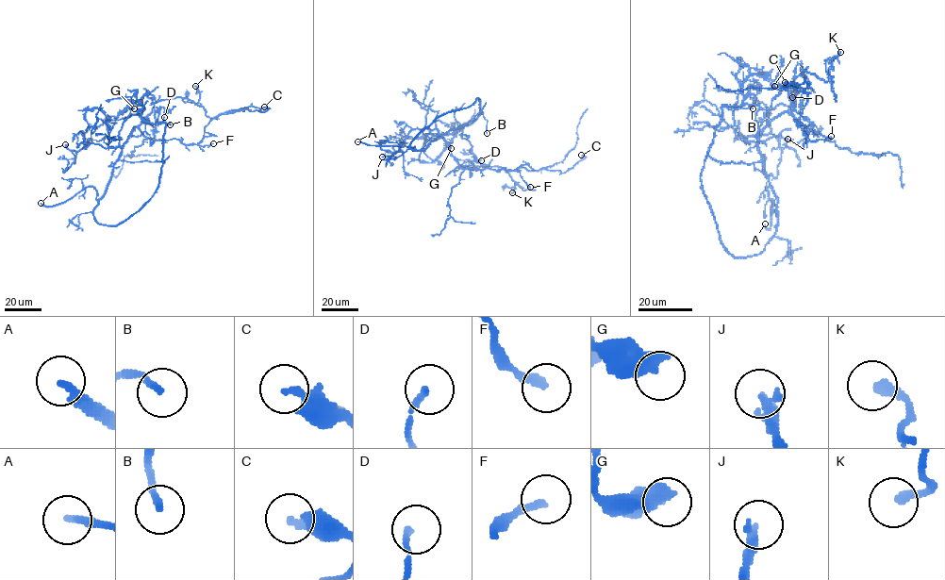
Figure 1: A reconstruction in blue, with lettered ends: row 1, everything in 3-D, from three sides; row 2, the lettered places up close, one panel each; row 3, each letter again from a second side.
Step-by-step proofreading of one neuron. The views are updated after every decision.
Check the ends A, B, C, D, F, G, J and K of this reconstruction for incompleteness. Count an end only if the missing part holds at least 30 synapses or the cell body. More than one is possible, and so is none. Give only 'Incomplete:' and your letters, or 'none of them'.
Incomplete: A, J

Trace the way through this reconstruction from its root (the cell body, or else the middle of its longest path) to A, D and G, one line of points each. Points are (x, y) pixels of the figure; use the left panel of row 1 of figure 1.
A: (96, 206), (96, 190), (91, 187), (87, 187), (64, 202), (52, 207), (41, 203)
D: (96, 206), (99, 223), (117, 225), (150, 199), (165, 124), (144, 122), (164, 117)
G: (96, 206), (99, 223), (117, 225), (157, 188), (165, 124), (145, 121), (140, 102), (134, 108)

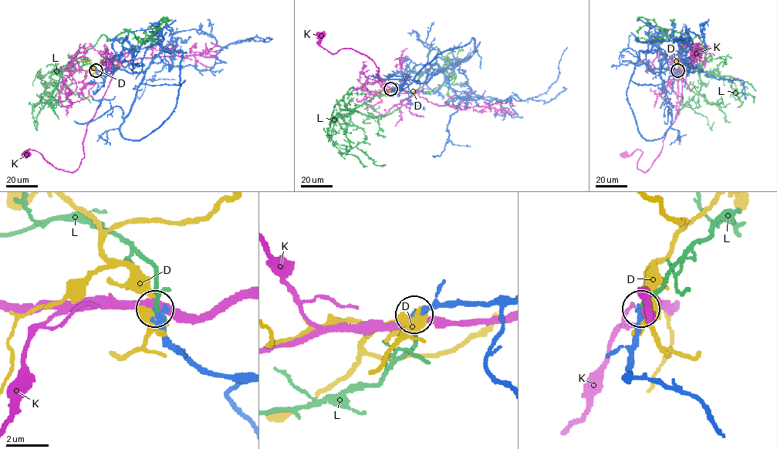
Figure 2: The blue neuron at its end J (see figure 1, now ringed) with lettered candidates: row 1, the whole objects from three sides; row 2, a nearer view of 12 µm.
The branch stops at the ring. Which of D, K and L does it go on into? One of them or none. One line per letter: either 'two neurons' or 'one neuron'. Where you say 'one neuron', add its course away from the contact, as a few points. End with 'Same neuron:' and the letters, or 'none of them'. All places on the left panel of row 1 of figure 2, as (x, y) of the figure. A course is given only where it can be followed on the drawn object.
D: two neurons
K: two neurons
L: two neurons
Same neuron: none of them

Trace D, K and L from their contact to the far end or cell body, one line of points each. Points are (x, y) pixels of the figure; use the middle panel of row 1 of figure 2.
D: (390, 89), (386, 90), (393, 91), (397, 87), (415, 92)
K: (390, 89), (407, 92), (384, 86), (368, 56), (349, 48), (332, 53), (322, 48), (324, 31)
L: (390, 89), (366, 102), (373, 116), (399, 108), (434, 63), (453, 78), (444, 63), (449, 49)

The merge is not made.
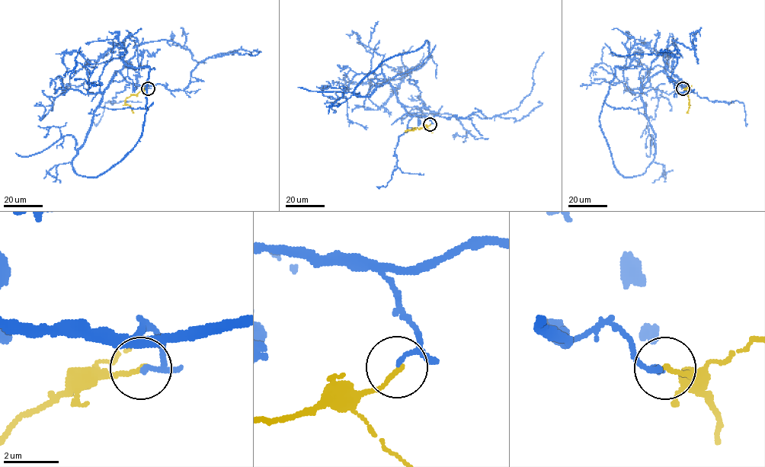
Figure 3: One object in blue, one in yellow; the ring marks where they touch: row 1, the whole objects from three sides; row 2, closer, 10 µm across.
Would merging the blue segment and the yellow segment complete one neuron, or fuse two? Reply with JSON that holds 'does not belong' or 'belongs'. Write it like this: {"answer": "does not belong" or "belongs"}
{"answer": "does not belong"}

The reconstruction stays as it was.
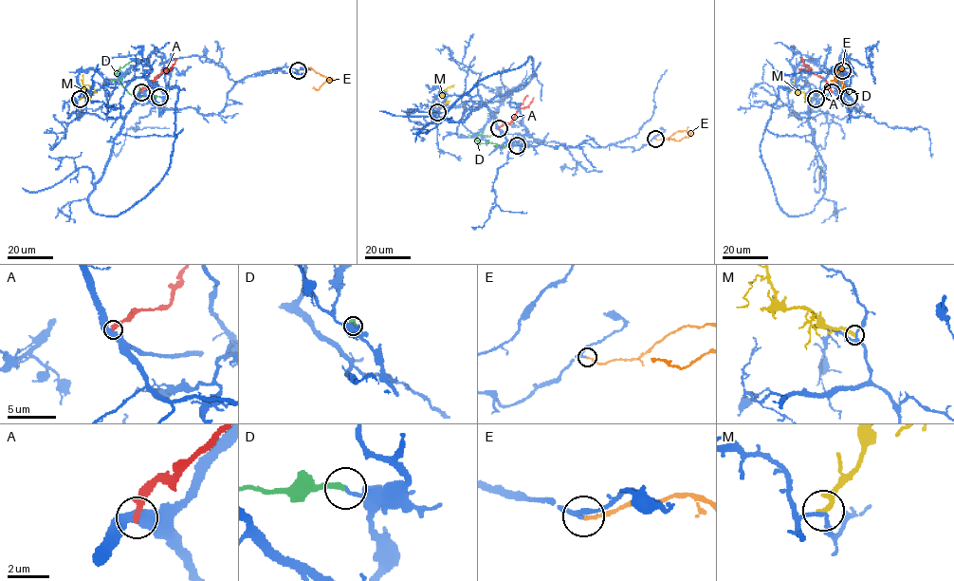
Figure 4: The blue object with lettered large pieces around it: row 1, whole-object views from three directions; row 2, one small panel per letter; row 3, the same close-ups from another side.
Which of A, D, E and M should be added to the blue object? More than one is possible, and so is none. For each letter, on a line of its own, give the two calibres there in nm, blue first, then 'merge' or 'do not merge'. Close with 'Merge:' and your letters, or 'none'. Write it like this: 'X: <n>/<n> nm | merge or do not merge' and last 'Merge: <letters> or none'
A: 500/280 nm | do not merge
D: 170/220 nm | do not merge
E: 160/150 nm | merge
M: 170/260 nm | do not merge
Merge: E

